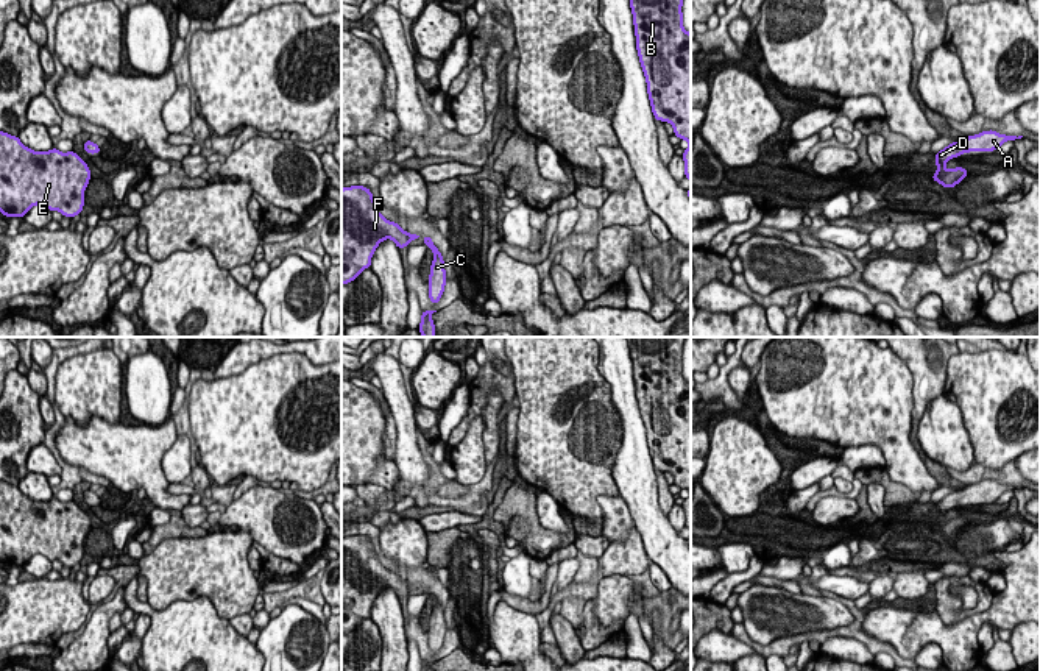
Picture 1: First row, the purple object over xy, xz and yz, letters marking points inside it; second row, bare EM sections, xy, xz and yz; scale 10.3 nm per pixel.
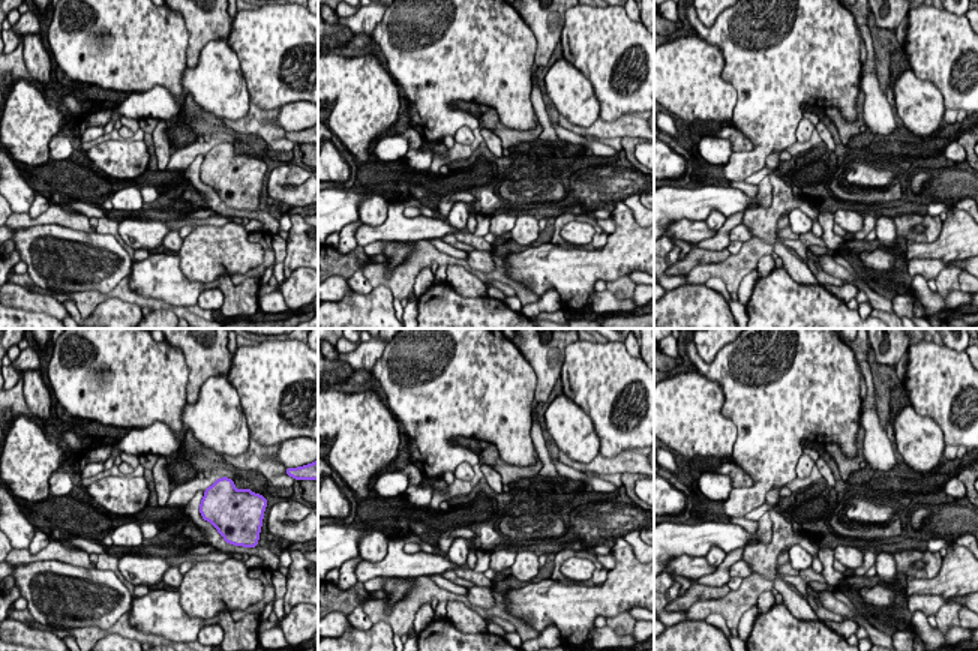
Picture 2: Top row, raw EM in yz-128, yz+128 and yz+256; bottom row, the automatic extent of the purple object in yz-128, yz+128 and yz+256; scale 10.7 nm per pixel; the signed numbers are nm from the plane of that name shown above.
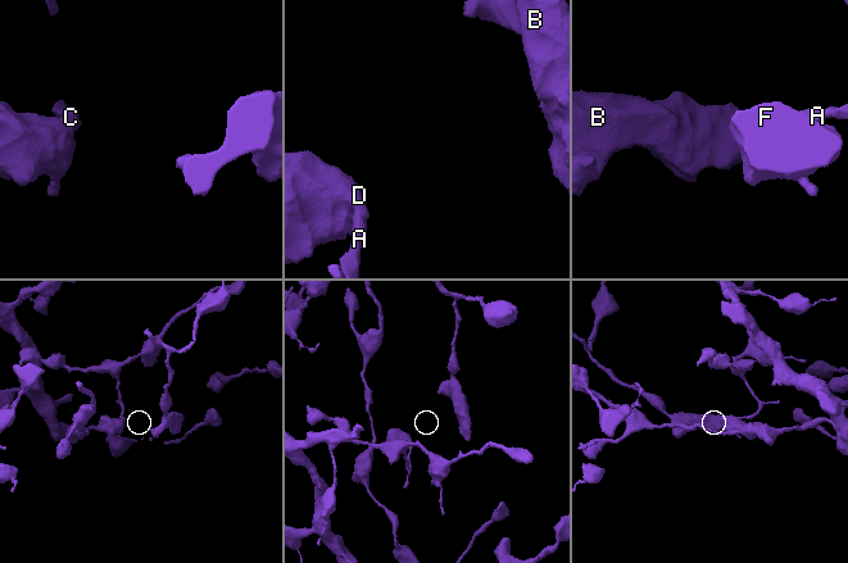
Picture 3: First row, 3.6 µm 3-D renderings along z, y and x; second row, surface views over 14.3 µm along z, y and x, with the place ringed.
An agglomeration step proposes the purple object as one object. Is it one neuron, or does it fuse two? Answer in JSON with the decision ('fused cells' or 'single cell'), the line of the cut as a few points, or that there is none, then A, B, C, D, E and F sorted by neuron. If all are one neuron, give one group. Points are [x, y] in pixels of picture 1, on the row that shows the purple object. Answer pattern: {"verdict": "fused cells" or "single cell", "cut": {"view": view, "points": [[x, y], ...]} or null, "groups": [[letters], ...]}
{"verdict": "single cell", "cut": null, "groups": [["A", "B", "C", "D", "E", "F"]]}

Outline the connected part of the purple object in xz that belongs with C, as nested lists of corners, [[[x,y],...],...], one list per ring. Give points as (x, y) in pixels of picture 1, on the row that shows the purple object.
[[[351,186],[341,189],[341,284],[354,281],[362,270],[371,268],[371,257],[385,239],[391,239],[399,250],[412,240],[423,239],[433,251],[429,275],[429,300],[440,301],[444,292],[446,270],[440,250],[427,234],[409,234],[399,223],[387,220],[377,209],[368,187]]]

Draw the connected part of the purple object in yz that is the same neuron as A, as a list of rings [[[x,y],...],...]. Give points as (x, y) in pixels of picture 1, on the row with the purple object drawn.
[[[993,130],[982,131],[975,136],[967,136],[962,140],[953,142],[943,150],[936,153],[934,162],[937,164],[937,172],[932,173],[932,179],[936,183],[940,183],[943,187],[951,189],[956,184],[959,184],[965,176],[968,175],[967,169],[956,167],[951,170],[945,169],[945,164],[953,159],[959,158],[962,153],[970,153],[970,151],[993,151],[999,148],[1006,140],[1015,140],[1021,139],[1023,136],[1006,136],[999,134]]]

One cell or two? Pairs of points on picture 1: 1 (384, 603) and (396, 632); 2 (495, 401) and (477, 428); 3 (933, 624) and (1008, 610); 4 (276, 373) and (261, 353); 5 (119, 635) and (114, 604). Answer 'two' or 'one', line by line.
1: one
2: two
3: one
4: two
5: two

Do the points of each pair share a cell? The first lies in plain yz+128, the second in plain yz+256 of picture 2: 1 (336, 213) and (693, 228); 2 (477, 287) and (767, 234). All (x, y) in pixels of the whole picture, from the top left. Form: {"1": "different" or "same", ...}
{"1": "different", "2": "same"}

